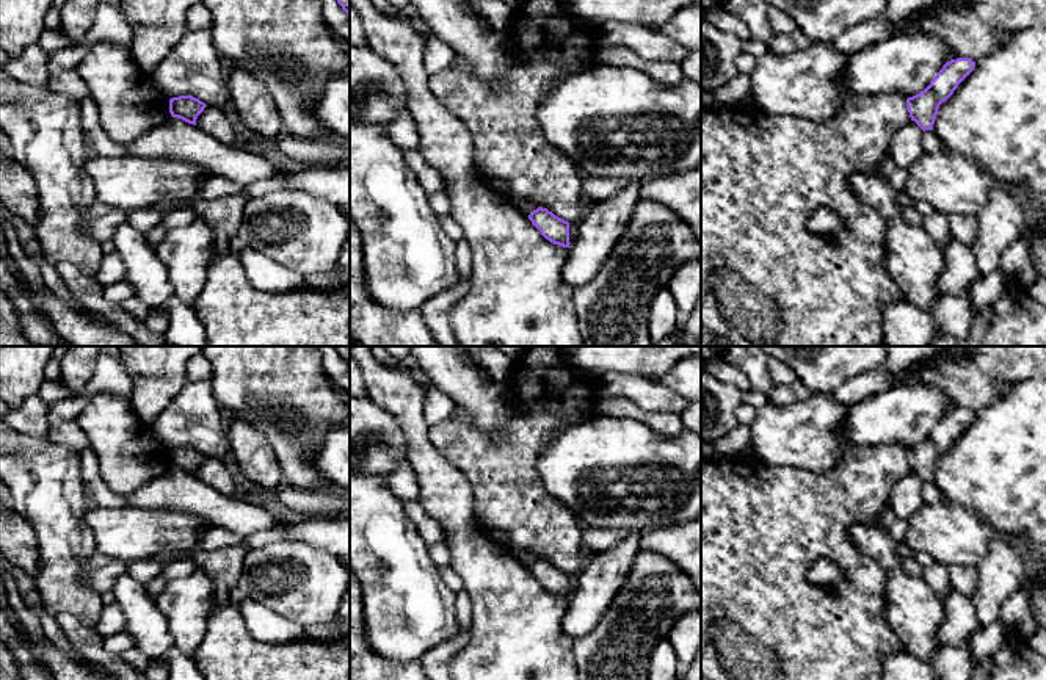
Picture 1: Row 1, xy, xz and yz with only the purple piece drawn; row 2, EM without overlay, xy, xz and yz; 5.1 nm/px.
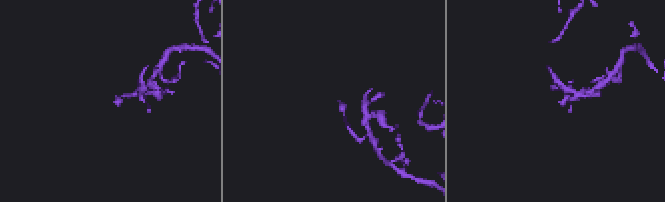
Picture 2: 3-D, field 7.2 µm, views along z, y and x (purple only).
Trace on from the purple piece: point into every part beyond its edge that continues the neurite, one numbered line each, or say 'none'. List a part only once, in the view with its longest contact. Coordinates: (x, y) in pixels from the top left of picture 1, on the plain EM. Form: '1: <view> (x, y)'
none

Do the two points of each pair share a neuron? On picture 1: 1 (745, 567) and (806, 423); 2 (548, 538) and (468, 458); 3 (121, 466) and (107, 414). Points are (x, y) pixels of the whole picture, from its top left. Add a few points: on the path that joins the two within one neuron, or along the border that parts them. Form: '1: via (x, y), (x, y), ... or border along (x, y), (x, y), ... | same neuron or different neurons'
1: border along (755, 459), (770, 466), (806, 467), (824, 472) | different neurons
2: via (527, 517), (488, 478) | same neuron
3: via (119, 453), (119, 439), (112, 426) | same neuron

